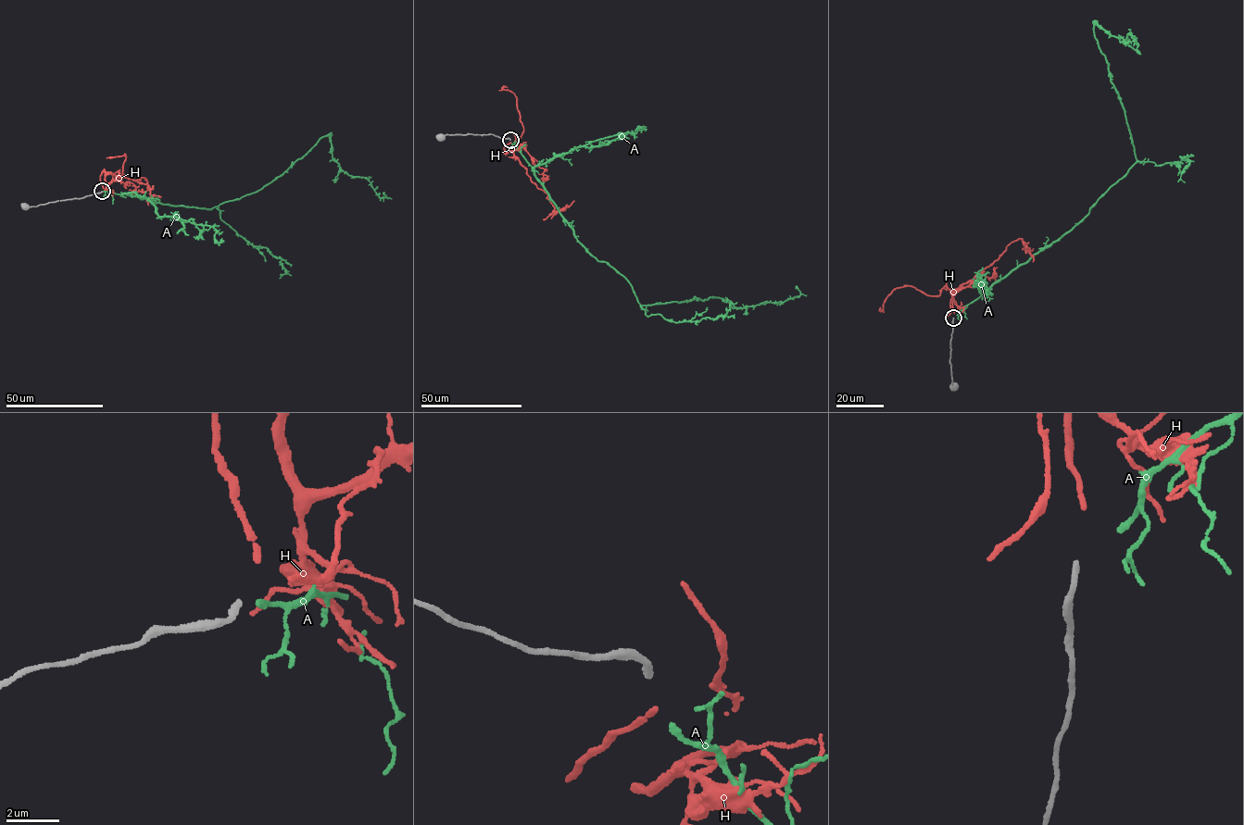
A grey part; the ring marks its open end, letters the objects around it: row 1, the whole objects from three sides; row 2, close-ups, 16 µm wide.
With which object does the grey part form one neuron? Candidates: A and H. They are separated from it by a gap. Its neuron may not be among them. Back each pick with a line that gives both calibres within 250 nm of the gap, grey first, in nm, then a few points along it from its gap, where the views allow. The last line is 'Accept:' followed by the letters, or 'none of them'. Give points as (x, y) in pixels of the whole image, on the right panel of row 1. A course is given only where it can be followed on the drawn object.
H: 240/190 nm | via (954, 313), (952, 292), (991, 264), (1009, 244), (1020, 239), (1027, 251), (1023, 249)
Accept: H

